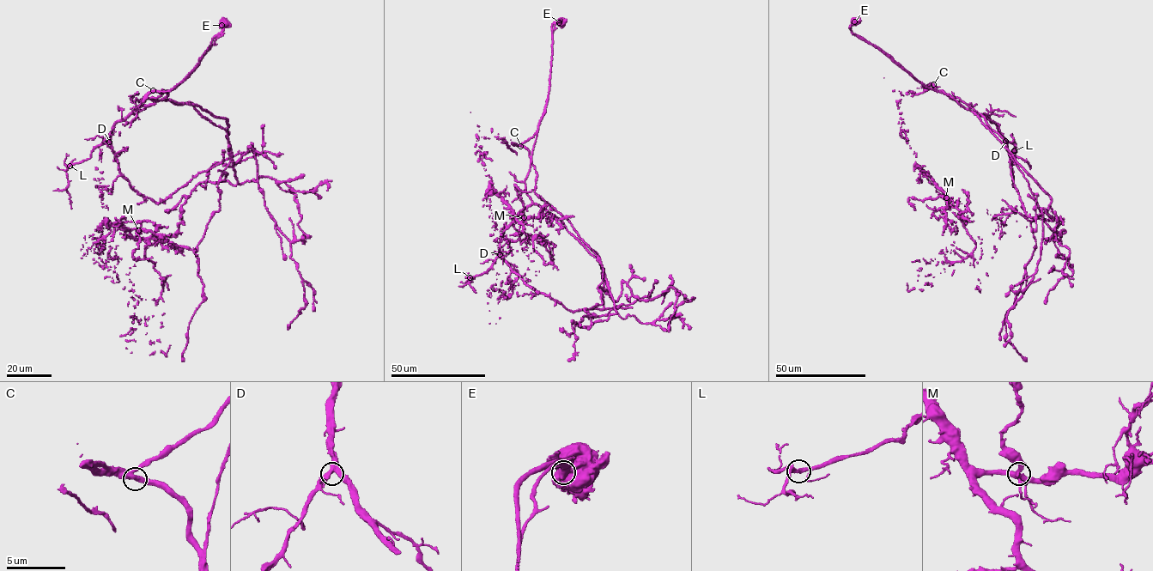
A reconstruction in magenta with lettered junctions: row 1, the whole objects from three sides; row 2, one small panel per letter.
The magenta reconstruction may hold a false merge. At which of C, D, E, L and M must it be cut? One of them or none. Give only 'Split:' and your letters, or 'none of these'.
Split: E

